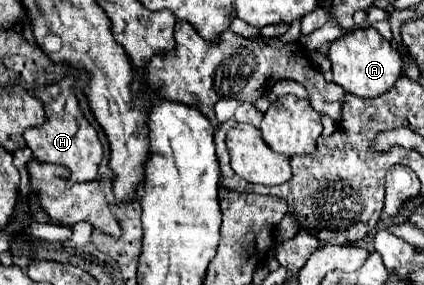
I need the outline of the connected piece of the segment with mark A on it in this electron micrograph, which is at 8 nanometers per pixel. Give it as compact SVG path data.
M373 27L357 29L345 35L343 39L333 41L329 45L329 59L333 63L333 81L347 93L357 95L361 99L375 99L387 93L401 77L401 65L403 65L397 49Z

